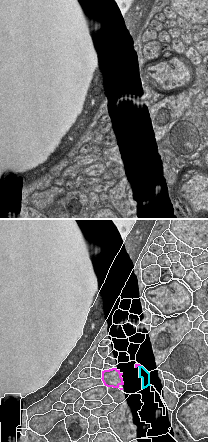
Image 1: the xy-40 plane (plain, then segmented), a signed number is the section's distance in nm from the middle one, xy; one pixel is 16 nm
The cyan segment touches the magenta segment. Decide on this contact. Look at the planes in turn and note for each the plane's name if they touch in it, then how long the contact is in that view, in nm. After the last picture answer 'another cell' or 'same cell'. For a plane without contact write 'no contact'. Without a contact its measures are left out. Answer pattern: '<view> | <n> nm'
xy-40 | 70 nm

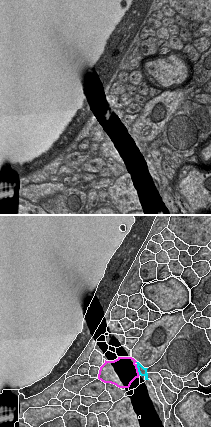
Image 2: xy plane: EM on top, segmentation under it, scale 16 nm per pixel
xy | 200 nm

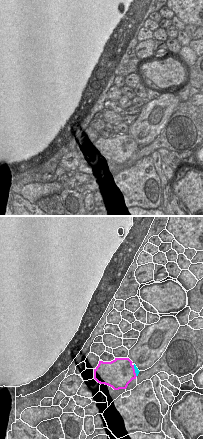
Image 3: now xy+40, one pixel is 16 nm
xy+40 | 200 nm

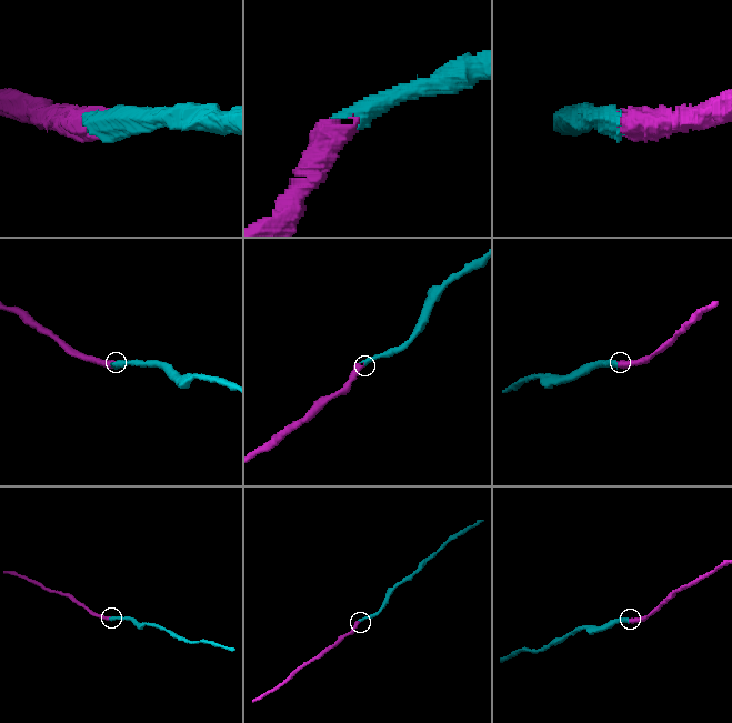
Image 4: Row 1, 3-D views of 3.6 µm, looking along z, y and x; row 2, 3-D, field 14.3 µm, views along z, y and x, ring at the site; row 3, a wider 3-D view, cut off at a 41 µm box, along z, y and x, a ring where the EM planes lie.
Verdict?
same cell

